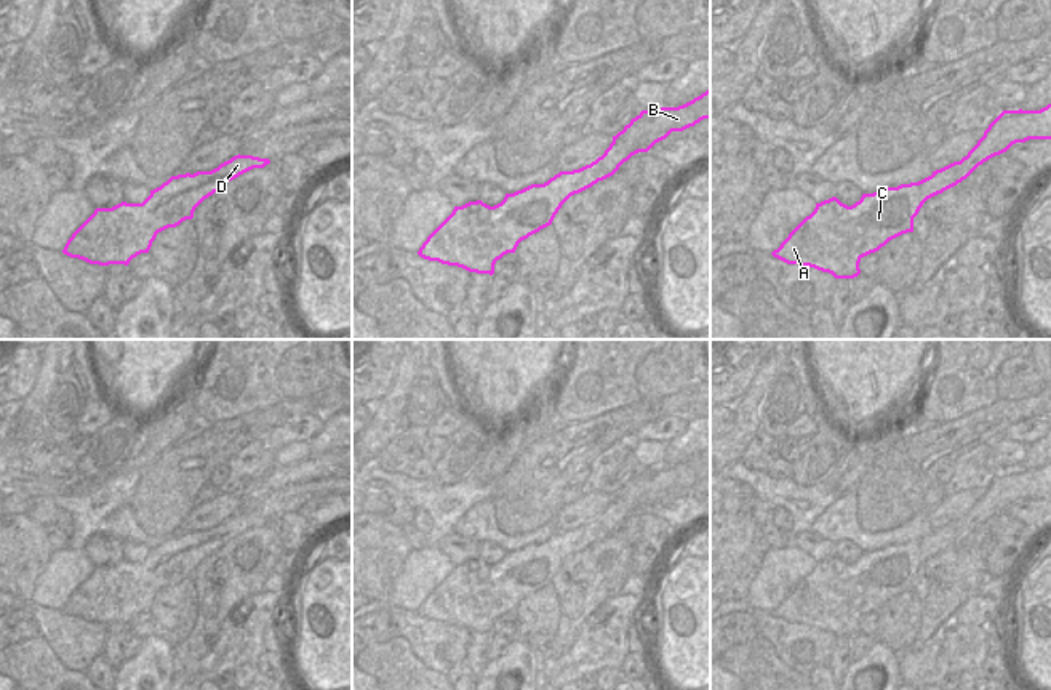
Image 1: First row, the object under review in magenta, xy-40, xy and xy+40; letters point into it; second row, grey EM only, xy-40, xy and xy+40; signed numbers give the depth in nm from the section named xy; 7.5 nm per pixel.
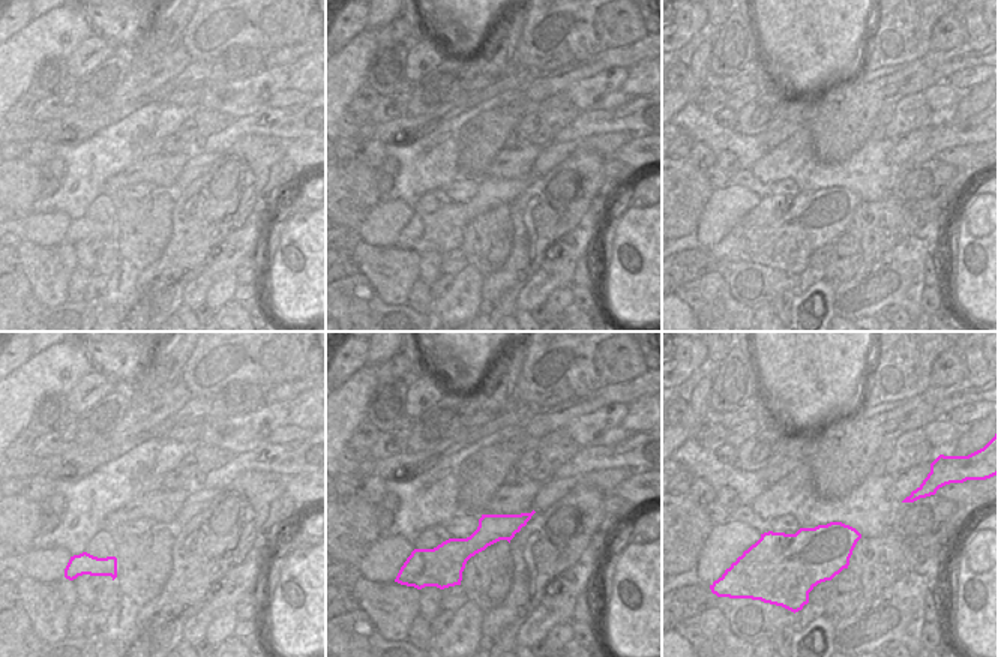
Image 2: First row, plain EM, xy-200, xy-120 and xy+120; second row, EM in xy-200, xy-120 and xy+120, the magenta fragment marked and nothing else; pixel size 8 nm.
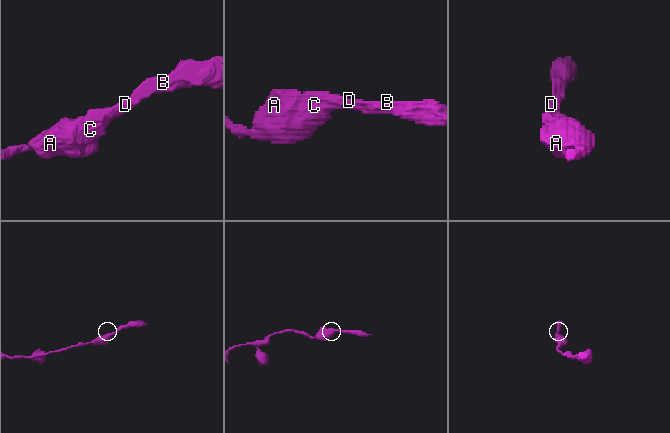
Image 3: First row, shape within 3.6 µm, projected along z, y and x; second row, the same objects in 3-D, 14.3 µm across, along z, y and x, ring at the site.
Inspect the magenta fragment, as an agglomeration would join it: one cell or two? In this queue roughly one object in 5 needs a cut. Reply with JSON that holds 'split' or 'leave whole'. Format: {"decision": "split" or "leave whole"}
{"decision": "leave whole"}

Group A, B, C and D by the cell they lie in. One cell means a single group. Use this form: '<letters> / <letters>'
A B C D

